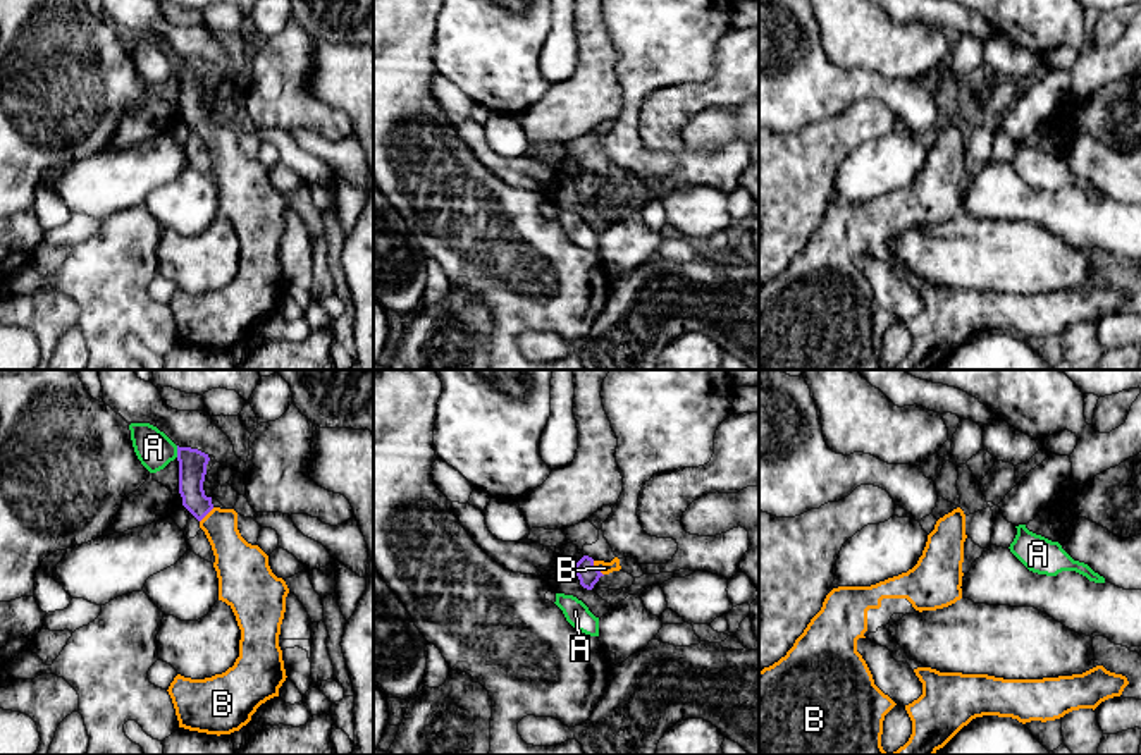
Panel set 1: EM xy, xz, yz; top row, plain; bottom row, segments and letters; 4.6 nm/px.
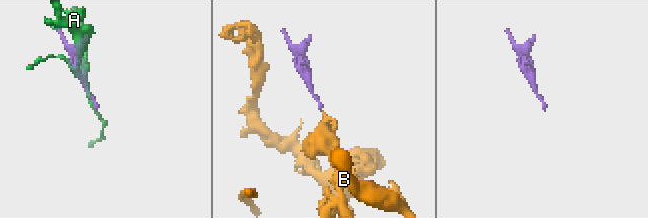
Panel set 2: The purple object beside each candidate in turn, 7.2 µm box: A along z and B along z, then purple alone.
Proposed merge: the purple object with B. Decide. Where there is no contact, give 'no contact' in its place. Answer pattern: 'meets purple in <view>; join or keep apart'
meets purple in xy; join

